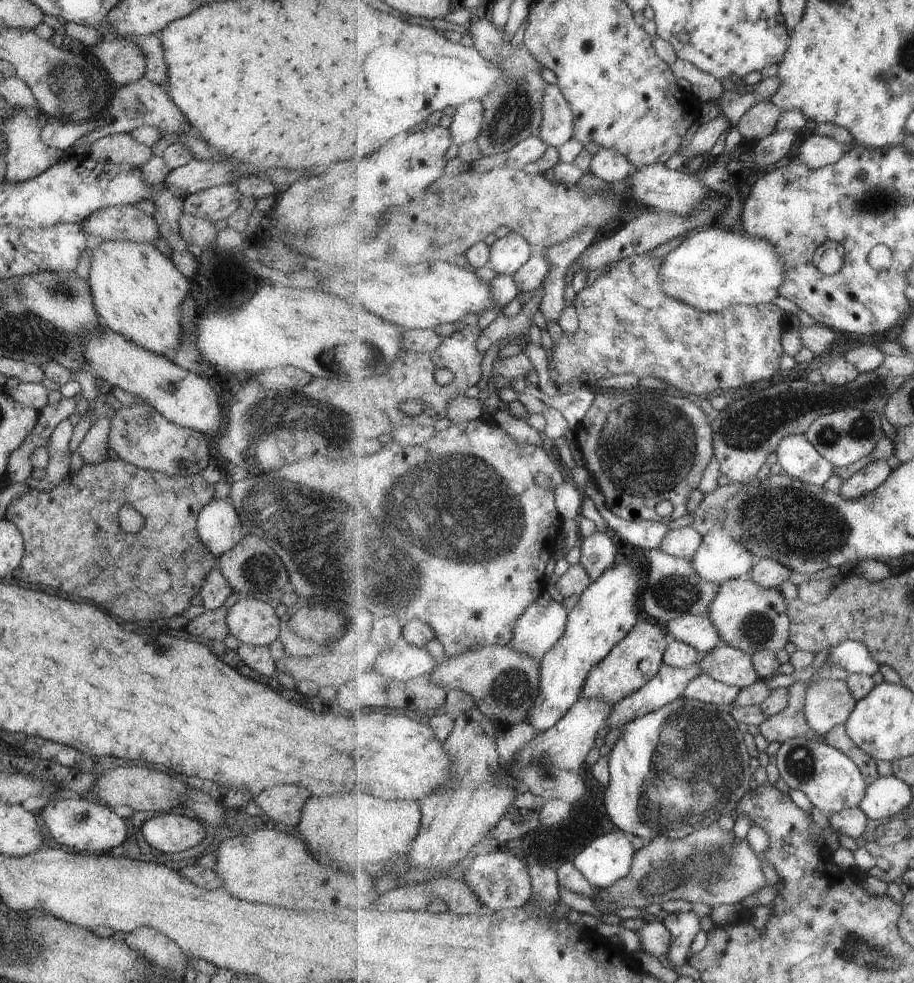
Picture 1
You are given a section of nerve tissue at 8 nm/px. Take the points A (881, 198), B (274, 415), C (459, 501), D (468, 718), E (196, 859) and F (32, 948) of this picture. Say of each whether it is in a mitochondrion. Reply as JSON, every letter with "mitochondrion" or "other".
{"A":"mitochondrion","B":"mitochondrion","C":"mitochondrion","D":"other","E":"other","F":"mitochondrion"}

